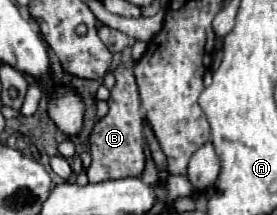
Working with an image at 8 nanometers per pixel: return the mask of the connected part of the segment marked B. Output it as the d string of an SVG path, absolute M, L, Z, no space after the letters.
M118 65L116 71L116 85L108 99L108 115L100 119L90 135L90 153L92 165L88 169L88 177L102 177L108 179L124 179L124 177L140 177L146 165L144 155L144 133L142 133L142 115L140 115L140 97L134 73L128 71L124 65Z

